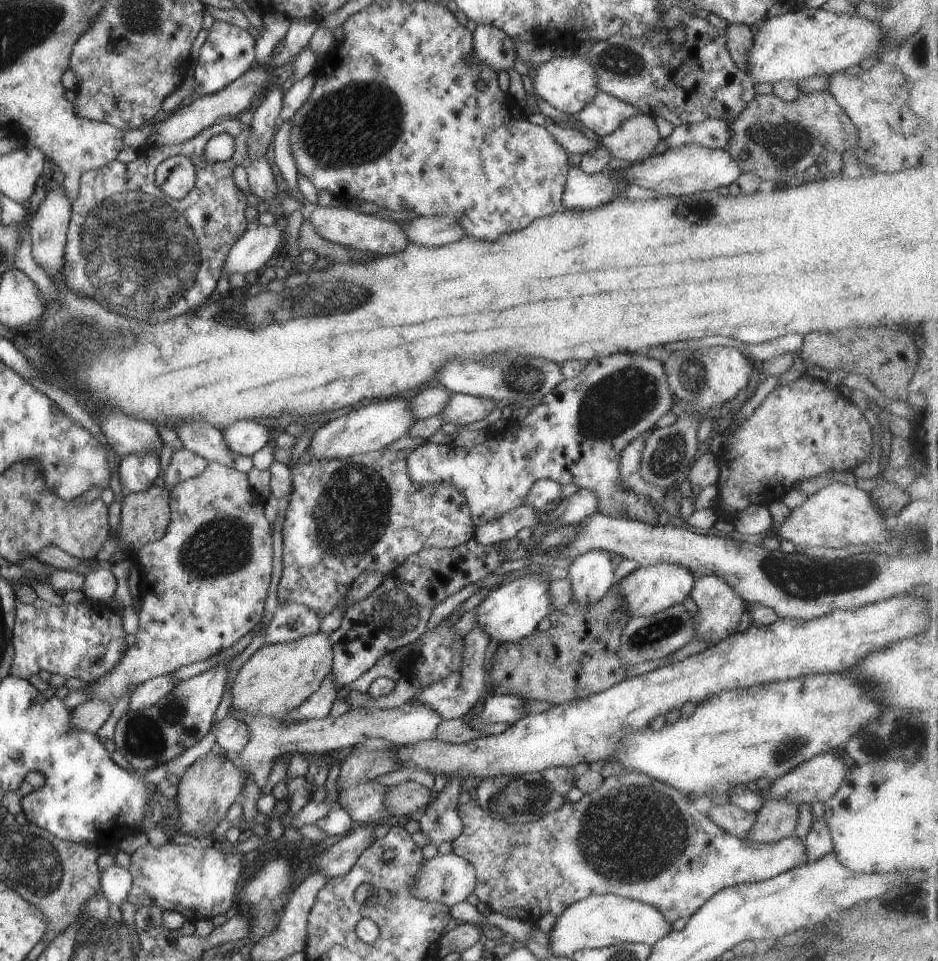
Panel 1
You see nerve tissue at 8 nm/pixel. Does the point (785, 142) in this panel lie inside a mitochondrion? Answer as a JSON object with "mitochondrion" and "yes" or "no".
{"mitochondrion":"yes"}

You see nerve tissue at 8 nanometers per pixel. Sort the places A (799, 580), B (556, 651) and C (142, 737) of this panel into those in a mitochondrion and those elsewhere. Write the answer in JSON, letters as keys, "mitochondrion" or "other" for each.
{"A":"mitochondrion","B":"other","C":"mitochondrion"}

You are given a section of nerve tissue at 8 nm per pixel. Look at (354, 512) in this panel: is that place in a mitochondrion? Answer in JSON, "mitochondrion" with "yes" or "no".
{"mitochondrion":"yes"}

